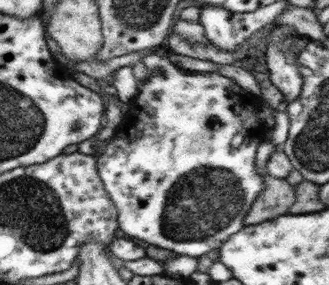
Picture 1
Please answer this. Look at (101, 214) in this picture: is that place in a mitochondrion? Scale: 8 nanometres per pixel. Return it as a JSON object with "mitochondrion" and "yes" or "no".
{"mitochondrion":"no"}

